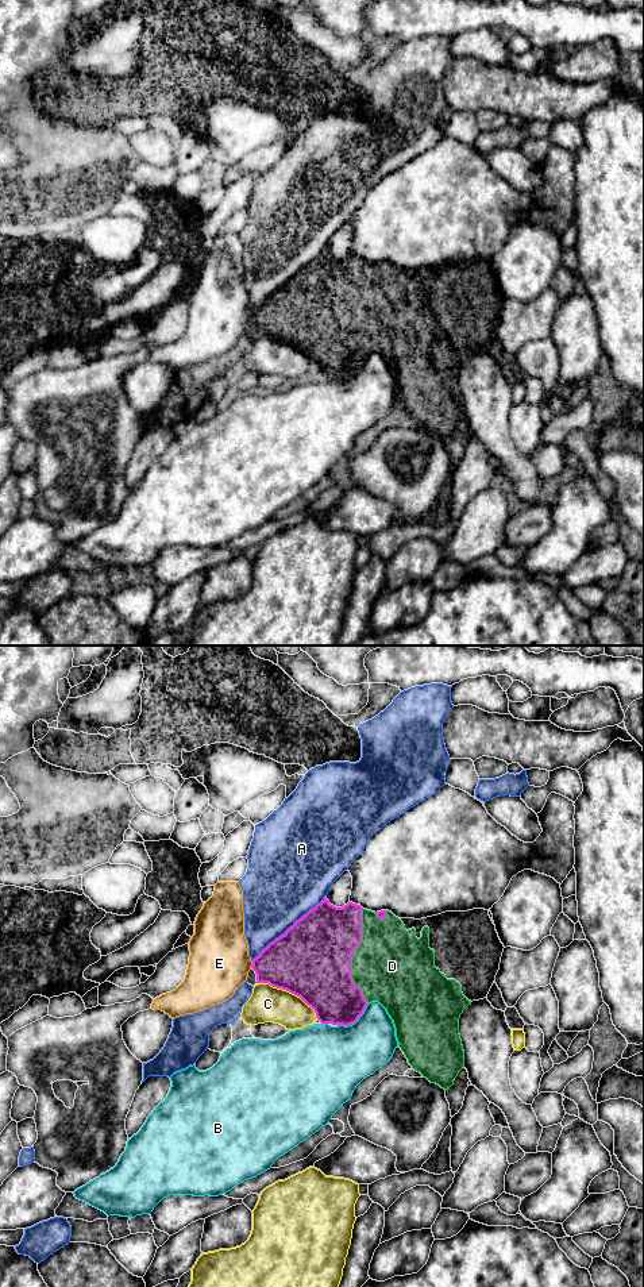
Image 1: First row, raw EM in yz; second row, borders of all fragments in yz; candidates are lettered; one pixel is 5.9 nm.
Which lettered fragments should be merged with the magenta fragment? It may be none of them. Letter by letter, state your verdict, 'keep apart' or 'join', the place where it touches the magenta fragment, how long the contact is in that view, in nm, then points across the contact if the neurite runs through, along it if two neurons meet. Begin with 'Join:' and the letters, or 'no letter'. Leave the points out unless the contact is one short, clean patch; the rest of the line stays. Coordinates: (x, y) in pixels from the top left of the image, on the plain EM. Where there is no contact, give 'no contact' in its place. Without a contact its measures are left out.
Join: D
A: keep apart; meets magenta in yz at (289, 280); contact 600 nm long
B: keep apart; meets magenta in yz at (354, 374); contact 220 nm long
C: keep apart; meets magenta in yz at (290, 343); contact 440 nm long
D: join; meets magenta in yz at (350, 309); contact 550 nm long
E: keep apart; meets magenta in yz at (253, 316); contact 40 nm long; border along yz (253, 313), (250, 319)

